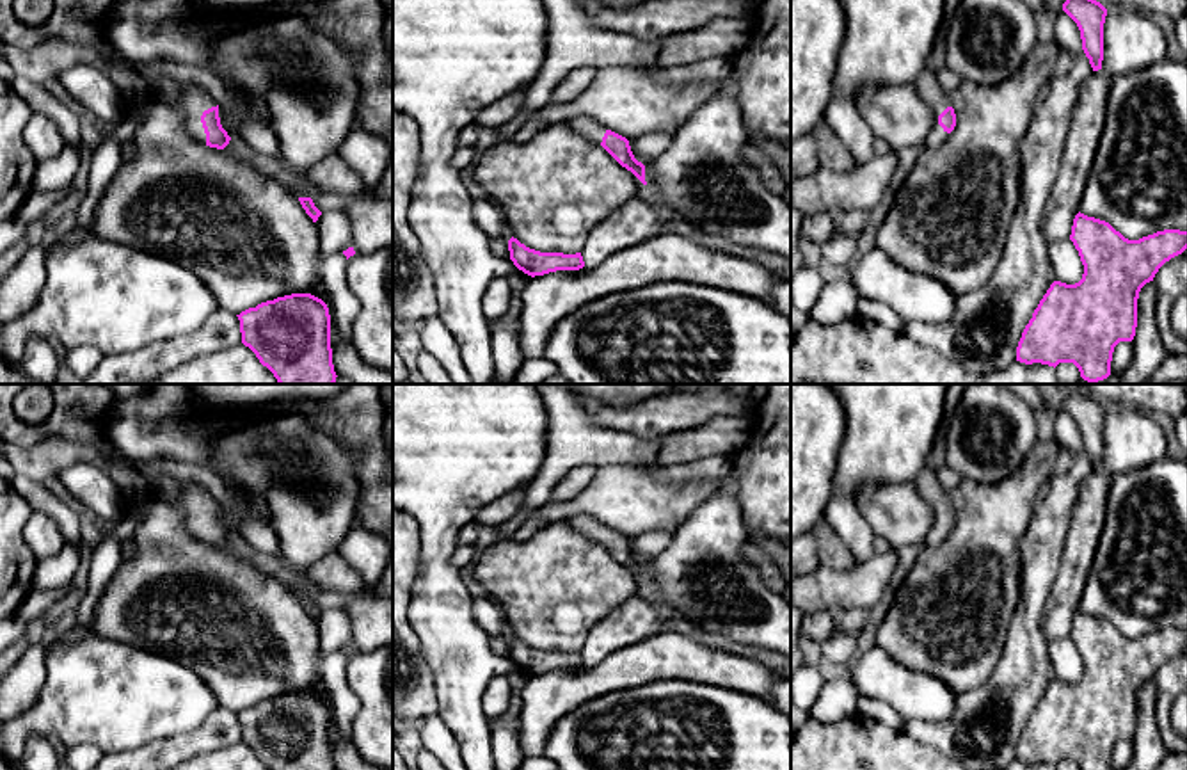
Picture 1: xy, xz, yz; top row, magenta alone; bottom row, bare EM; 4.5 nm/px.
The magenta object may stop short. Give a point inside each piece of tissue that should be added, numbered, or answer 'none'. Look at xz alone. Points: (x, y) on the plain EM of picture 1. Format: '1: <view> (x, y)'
1: xz (590, 527)

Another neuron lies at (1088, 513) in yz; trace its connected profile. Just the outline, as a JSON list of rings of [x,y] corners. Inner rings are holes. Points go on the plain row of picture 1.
[[[1102,468],[1093,469],[1079,484],[1061,564],[1041,617],[1041,631],[1048,646],[1071,633],[1073,617],[1079,612],[1079,601],[1102,539],[1109,484],[1111,478]]]

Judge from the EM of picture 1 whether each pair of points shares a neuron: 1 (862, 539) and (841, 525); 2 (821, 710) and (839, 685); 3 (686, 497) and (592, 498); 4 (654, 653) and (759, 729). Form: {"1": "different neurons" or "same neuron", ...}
{"1": "same neuron", "2": "same neuron", "3": "same neuron", "4": "different neurons"}

